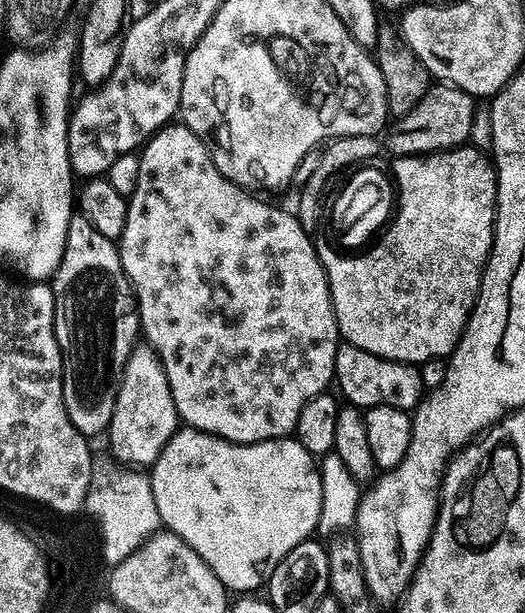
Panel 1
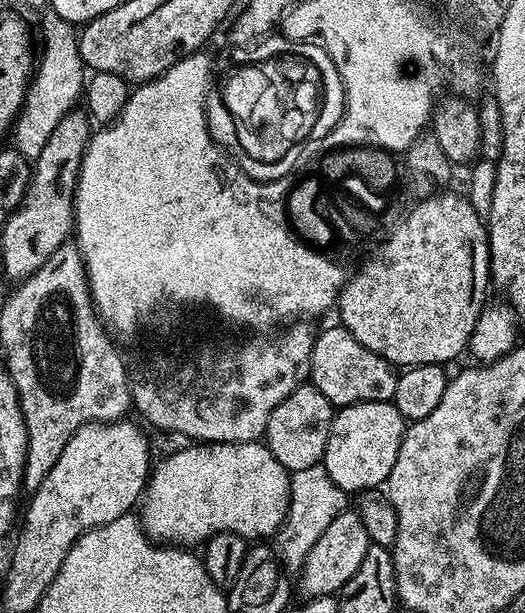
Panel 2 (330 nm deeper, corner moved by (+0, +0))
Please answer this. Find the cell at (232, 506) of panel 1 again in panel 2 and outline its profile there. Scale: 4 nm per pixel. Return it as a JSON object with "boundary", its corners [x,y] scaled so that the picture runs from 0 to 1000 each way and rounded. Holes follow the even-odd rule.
{"boundary":[[[373,721],[366,731],[343,731],[305,759],[288,765],[270,811],[270,860],[291,883],[320,891],[373,891],[411,868],[444,868],[467,878],[510,878],[535,860],[549,835],[552,772],[501,721],[476,724],[406,724]]]}

